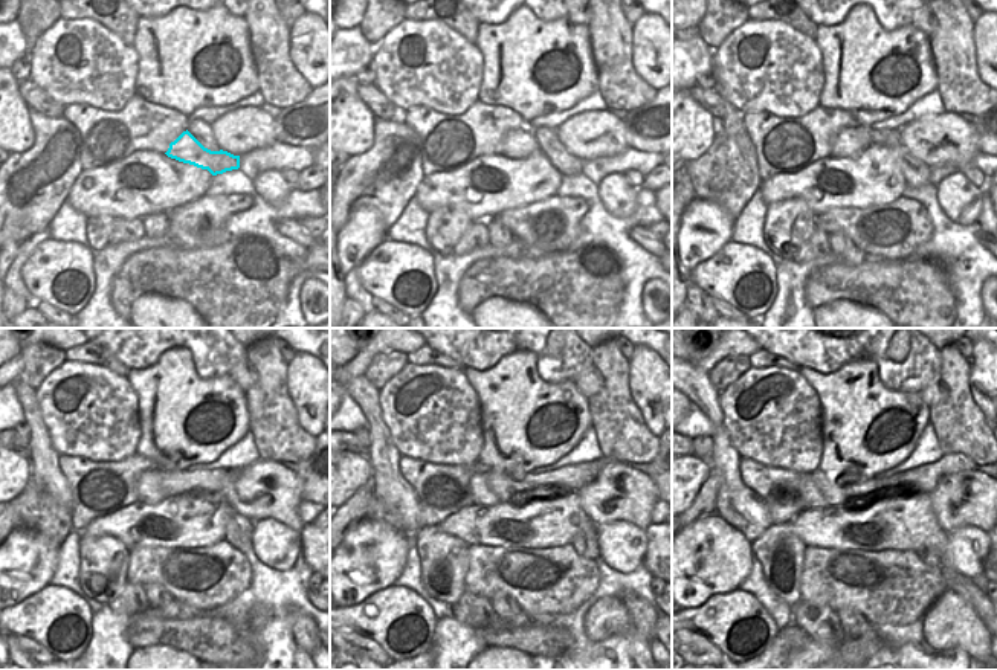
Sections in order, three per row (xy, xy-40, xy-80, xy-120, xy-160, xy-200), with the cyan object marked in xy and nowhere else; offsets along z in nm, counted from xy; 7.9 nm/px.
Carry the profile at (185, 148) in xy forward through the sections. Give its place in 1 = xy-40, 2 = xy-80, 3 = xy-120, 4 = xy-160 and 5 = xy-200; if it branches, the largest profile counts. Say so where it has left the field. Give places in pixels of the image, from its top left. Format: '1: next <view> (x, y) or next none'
1: next xy-40 (518, 144)
2: next xy-80 (852, 141)
3: next xy-120 (150, 486)
4: next xy-160 (489, 487)
5: next xy-200 (809, 492)

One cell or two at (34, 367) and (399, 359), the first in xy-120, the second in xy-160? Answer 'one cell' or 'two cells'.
one cell

